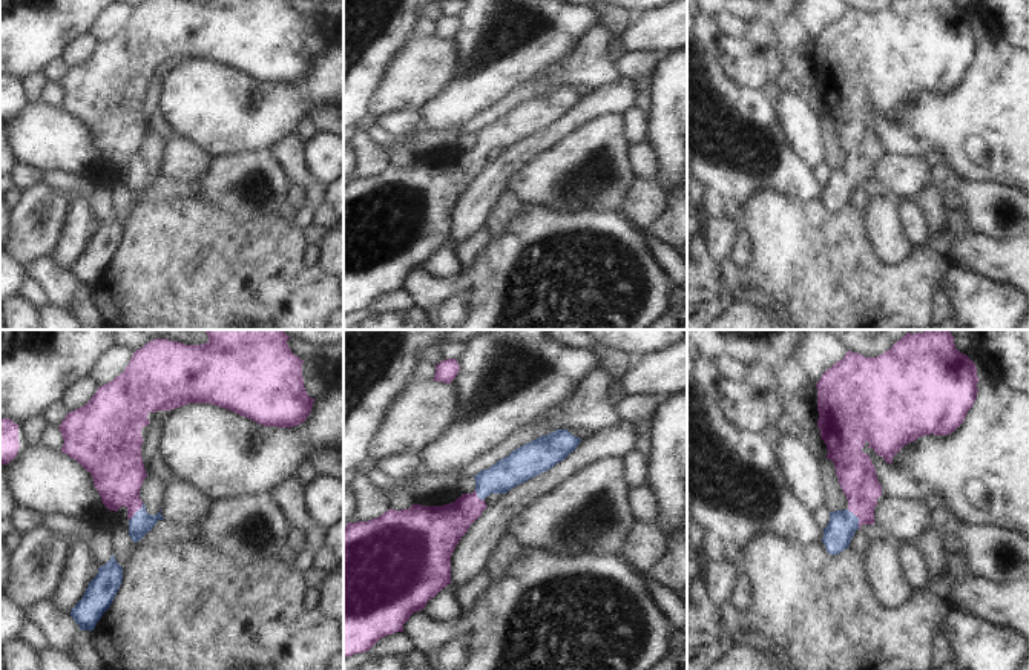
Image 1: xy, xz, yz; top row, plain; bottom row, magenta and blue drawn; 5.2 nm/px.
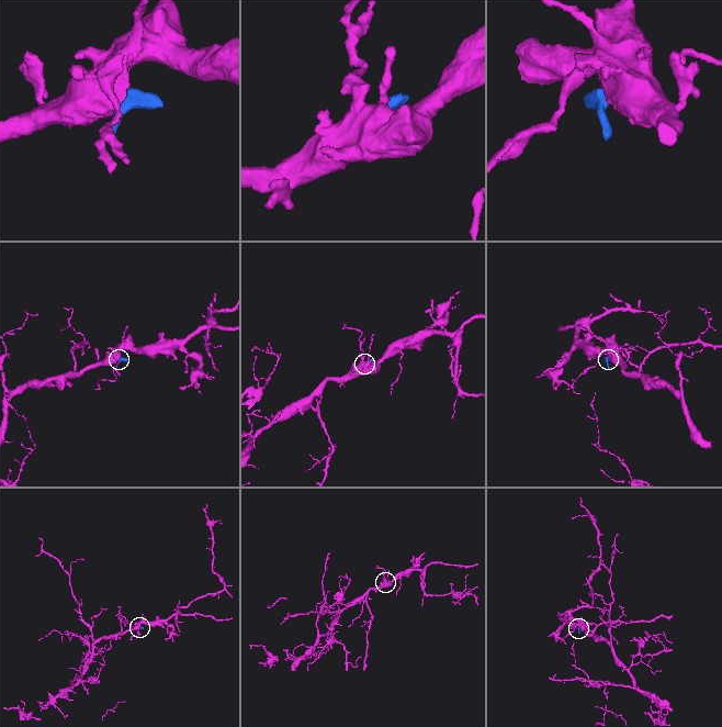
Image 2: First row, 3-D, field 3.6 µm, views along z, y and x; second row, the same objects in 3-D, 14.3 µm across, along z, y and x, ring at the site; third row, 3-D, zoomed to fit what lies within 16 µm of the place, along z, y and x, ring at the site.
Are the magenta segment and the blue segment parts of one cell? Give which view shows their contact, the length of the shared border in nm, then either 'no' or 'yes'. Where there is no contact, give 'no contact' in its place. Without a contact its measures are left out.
contact in yz; length 120 nm; yes

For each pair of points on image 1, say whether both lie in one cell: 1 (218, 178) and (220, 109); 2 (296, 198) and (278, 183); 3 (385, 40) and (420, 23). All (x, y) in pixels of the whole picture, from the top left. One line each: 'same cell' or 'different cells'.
1: different cells
2: different cells
3: different cells

